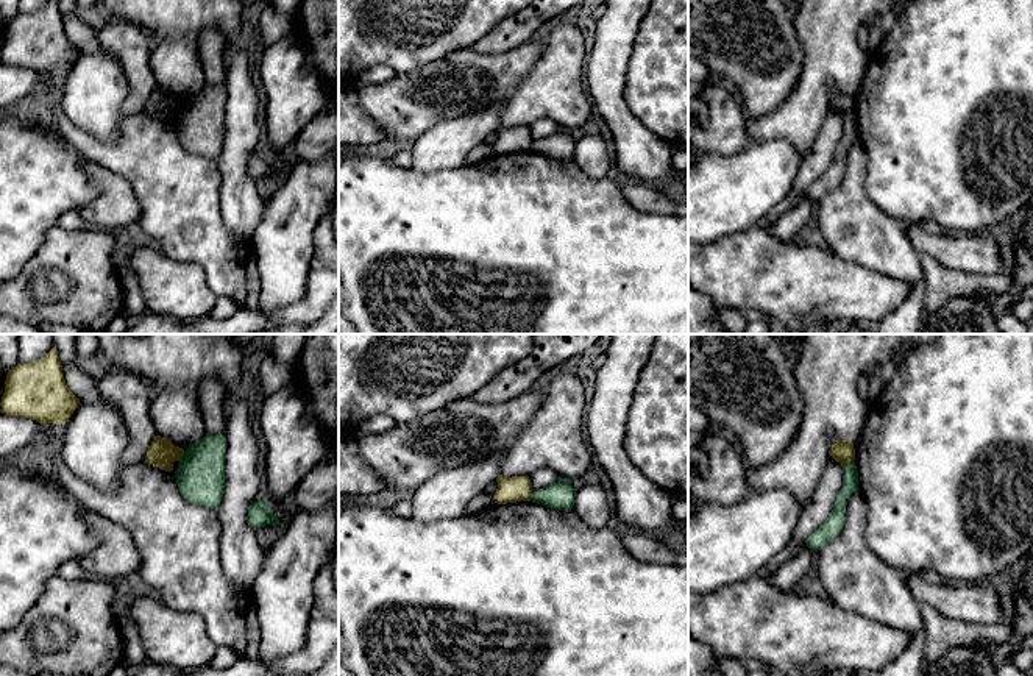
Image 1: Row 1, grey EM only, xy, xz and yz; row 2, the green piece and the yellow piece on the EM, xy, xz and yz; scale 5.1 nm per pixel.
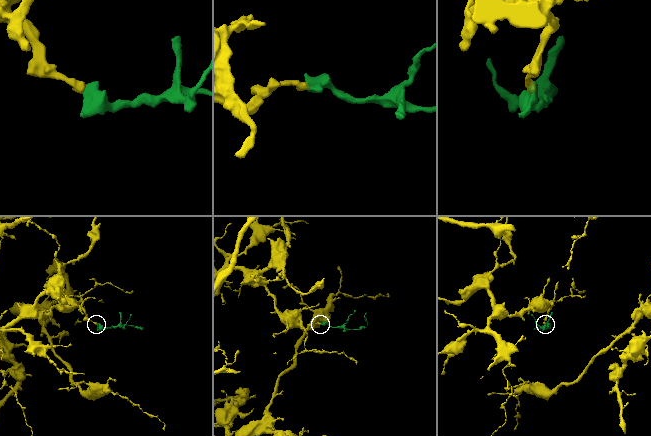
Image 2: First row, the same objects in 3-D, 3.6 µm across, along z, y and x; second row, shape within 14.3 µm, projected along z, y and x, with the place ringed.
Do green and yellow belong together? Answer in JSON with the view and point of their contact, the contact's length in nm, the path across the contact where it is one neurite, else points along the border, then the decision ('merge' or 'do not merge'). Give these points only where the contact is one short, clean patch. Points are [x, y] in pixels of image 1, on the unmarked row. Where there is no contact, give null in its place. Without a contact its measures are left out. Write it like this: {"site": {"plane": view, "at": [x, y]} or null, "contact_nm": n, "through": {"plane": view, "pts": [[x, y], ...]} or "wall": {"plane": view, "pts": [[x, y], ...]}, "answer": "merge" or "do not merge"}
{"site": {"plane": "xz", "at": [532, 145]}, "contact_nm": 70, "wall": {"plane": "xz", "pts": [[534, 139], [529, 150]]}, "answer": "do not merge"}

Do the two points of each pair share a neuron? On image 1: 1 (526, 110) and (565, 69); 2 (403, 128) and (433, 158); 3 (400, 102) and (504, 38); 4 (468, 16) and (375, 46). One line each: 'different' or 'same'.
1: same
2: different
3: different
4: same

